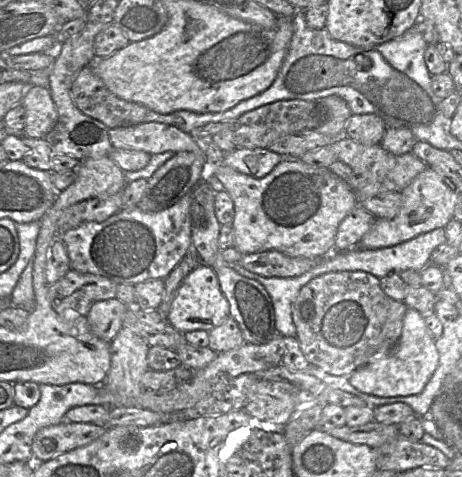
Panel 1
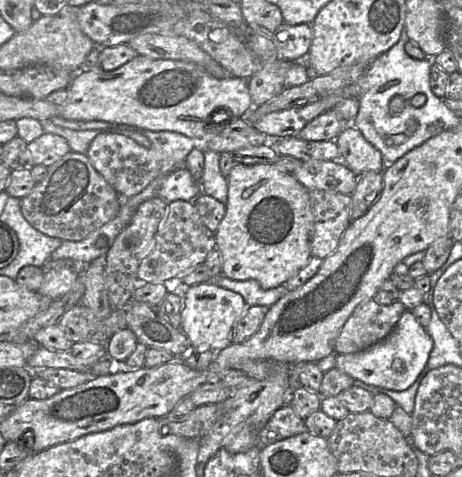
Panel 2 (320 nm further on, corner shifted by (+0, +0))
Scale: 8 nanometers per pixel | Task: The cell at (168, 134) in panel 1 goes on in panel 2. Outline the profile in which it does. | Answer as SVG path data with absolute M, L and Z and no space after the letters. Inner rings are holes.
M235 163L226 180L226 212L215 232L216 248L222 255L222 274L233 280L256 280L266 290L284 285L312 257L310 242L314 216L309 190L292 173L279 169L275 164Z

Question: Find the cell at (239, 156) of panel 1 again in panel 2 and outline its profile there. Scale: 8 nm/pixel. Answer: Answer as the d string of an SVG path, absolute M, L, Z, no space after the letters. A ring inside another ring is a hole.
M329 109L307 123L297 137L308 141L335 140L346 125L338 112Z

